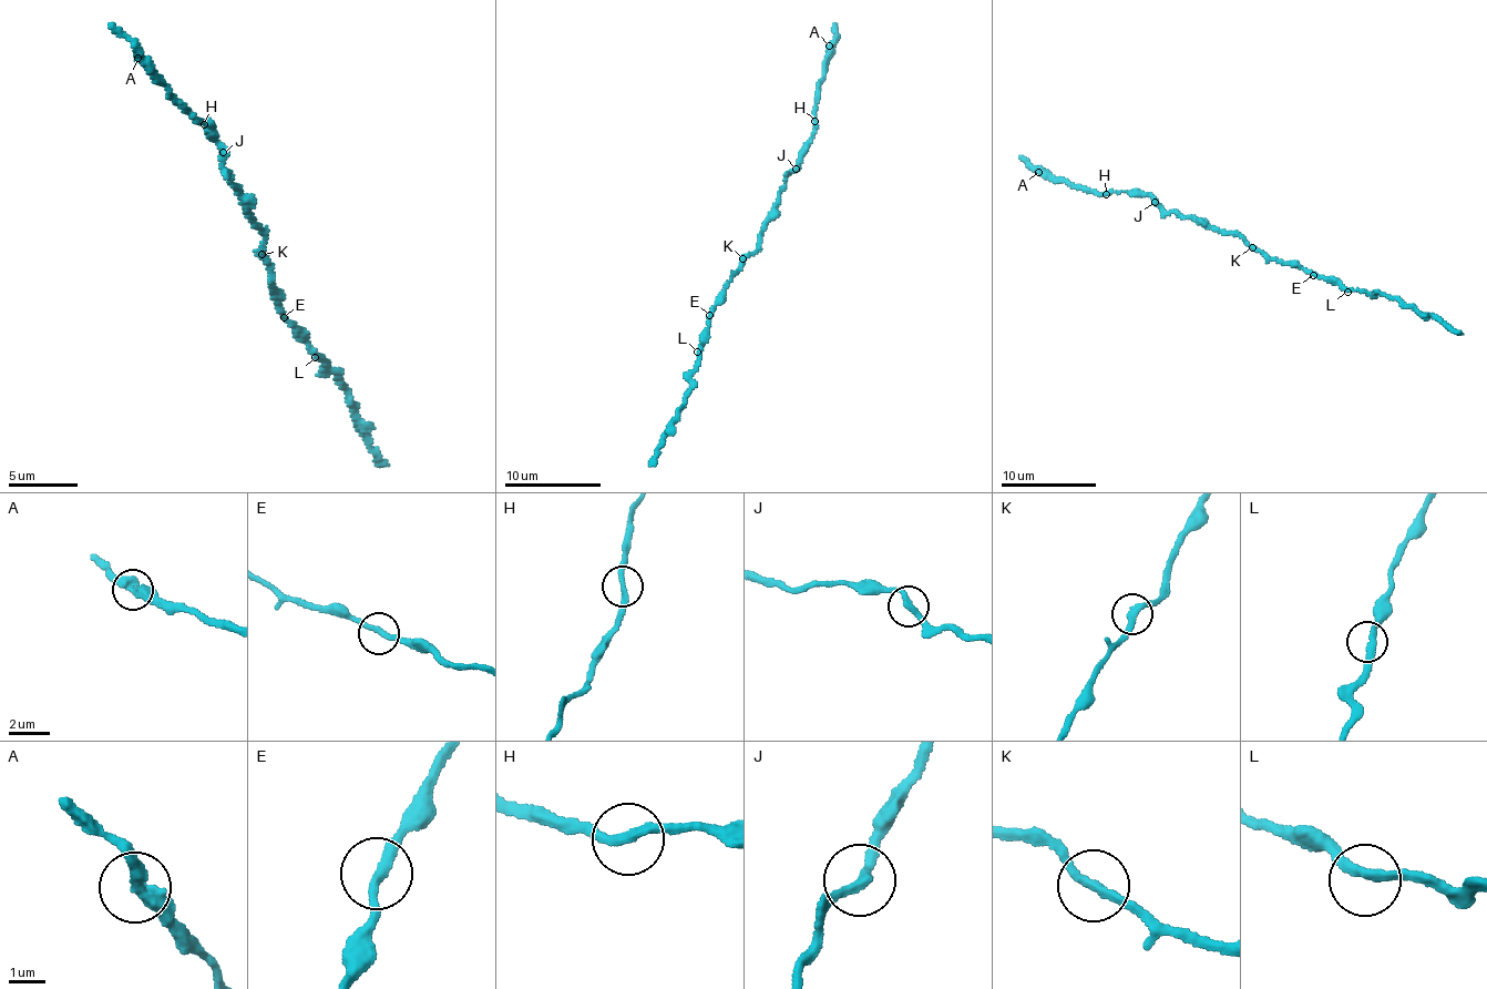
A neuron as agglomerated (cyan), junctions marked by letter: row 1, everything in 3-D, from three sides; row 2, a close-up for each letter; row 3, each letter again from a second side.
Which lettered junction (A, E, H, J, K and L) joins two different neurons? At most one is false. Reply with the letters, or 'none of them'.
none of them

